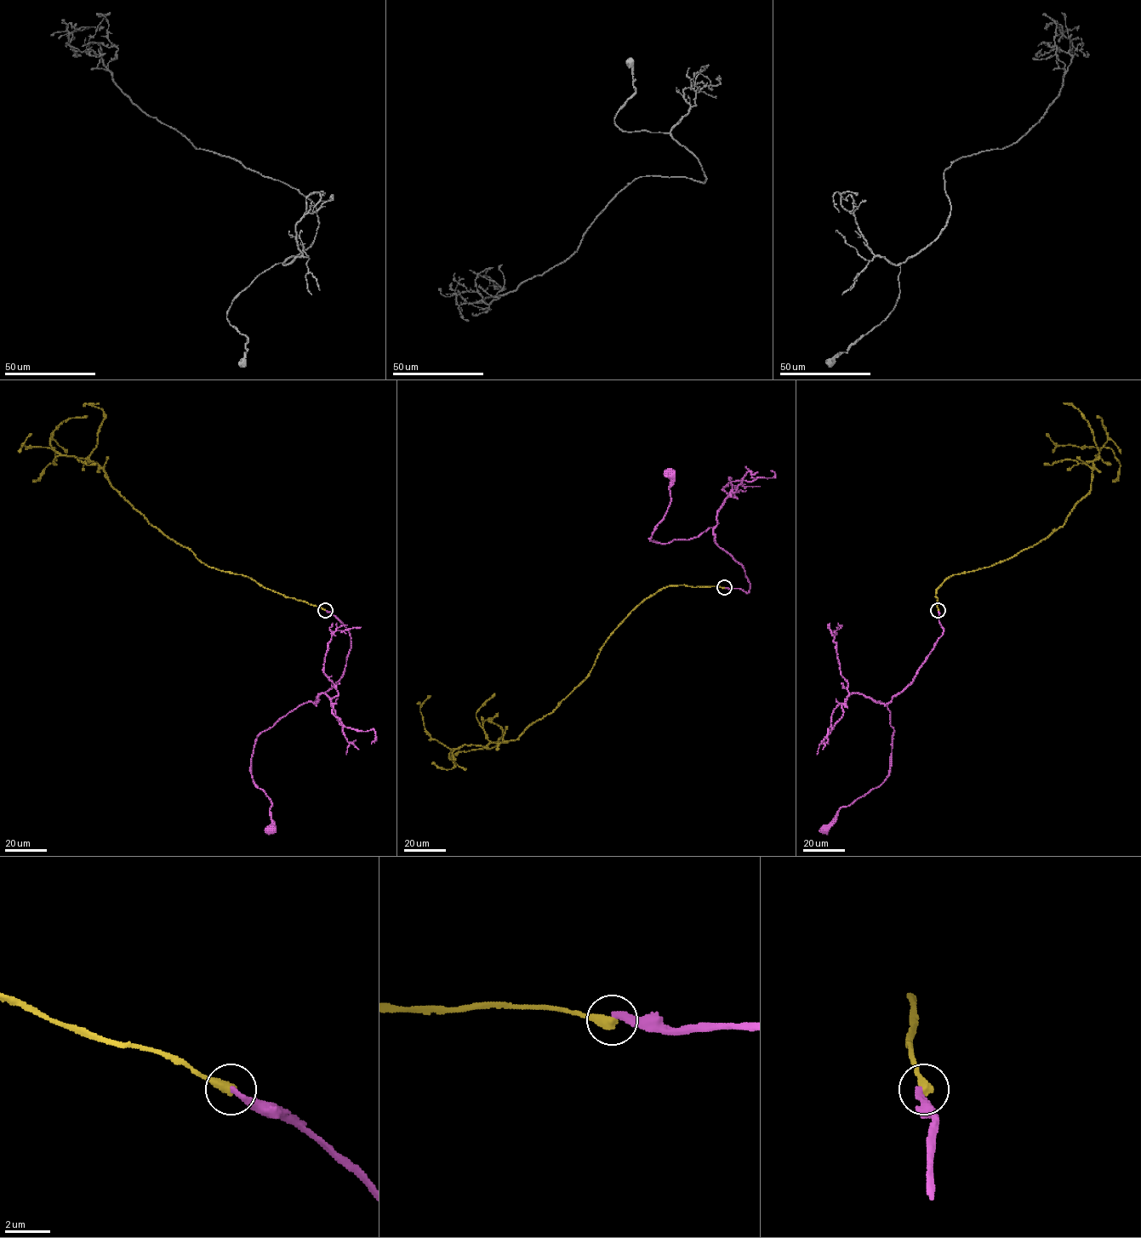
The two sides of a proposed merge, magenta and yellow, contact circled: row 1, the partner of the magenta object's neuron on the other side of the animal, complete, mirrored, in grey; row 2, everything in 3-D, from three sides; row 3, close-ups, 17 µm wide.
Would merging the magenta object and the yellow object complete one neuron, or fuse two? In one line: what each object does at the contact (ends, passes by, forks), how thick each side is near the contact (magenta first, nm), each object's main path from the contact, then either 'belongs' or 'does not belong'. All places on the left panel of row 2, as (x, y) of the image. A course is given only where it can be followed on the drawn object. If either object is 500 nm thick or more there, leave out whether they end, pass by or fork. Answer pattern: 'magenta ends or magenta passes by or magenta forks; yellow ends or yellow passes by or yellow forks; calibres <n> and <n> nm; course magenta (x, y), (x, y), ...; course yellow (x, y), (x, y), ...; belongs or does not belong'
magenta ends; yellow ends; calibres 280 and 480 nm; course magenta (325, 610), (350, 635), (344, 672), (315, 704), (297, 706), (255, 741), (252, 779), (271, 803), (270, 830); course yellow (325, 610), (245, 576), (210, 567), (153, 527), (94, 462), (46, 447), (21, 445), (31, 433); does not belong

